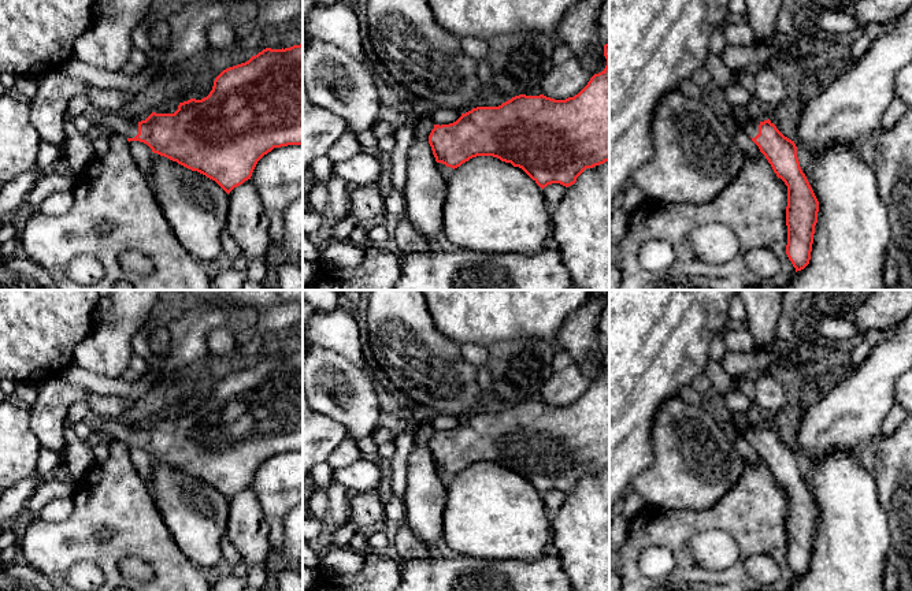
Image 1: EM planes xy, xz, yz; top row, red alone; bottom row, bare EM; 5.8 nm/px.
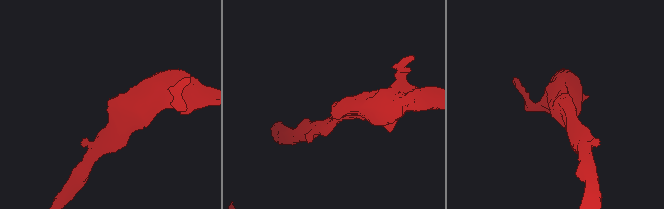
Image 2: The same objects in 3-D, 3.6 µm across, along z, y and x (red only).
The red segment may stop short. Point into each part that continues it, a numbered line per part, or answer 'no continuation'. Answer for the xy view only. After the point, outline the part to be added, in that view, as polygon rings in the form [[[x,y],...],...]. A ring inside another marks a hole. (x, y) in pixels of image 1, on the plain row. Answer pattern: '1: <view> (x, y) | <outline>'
1: xy (110, 430) | [[[100,419],[92,421],[93,431],[105,442],[119,441],[134,445],[138,441],[138,428],[116,421],[115,419]]]

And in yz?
1: yz (751, 434) | [[[749,424],[748,428],[744,431],[742,438],[746,442],[755,445],[759,441],[759,431],[760,431],[760,428],[756,428]]]

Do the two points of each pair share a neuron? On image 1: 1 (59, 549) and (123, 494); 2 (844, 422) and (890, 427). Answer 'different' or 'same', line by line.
1: same
2: different

